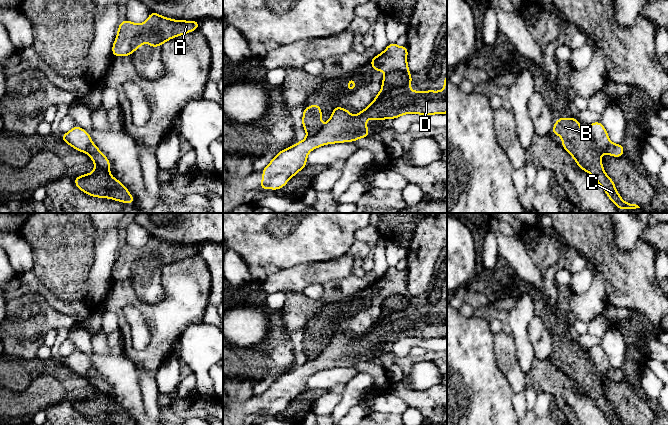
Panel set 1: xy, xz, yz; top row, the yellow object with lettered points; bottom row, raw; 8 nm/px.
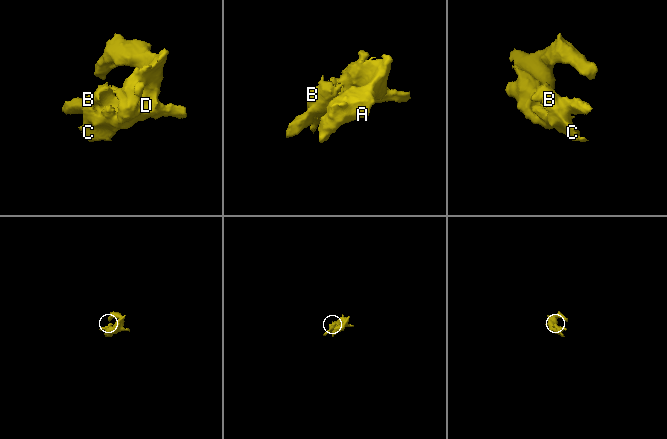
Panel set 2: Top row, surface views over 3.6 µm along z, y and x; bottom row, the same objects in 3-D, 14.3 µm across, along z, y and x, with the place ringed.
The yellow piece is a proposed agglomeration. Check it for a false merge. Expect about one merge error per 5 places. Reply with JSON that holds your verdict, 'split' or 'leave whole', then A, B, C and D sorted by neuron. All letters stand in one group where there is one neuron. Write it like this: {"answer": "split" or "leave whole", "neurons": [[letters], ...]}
{"answer": "leave whole", "neurons": [["A", "B", "C", "D"]]}

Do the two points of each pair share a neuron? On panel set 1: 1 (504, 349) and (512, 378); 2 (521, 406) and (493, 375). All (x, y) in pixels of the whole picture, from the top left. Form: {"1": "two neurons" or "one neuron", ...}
{"1": "one neuron", "2": "two neurons"}

